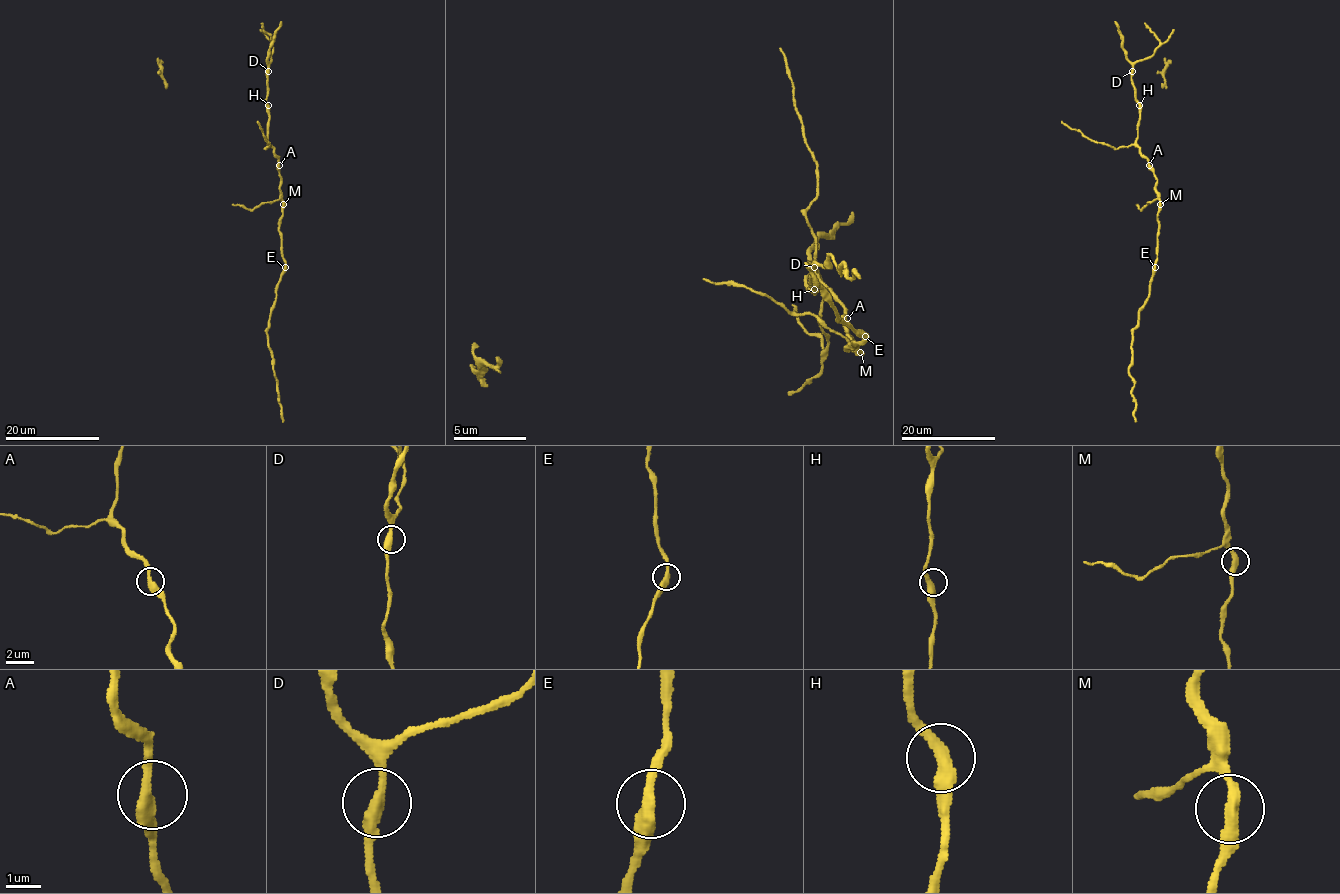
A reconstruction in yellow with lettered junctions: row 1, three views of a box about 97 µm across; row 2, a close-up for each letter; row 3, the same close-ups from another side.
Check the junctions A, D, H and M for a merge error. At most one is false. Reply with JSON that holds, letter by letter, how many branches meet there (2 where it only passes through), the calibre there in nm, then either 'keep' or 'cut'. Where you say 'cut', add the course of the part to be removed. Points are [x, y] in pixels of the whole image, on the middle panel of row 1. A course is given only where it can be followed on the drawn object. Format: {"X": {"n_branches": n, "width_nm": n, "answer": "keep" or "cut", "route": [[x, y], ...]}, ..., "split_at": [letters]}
{"A": {"n_branches": 2, "width_nm": 360, "answer": "keep"}, "D": {"n_branches": 2, "width_nm": 360, "answer": "keep"}, "H": {"n_branches": 2, "width_nm": 400, "answer": "keep"}, "M": {"n_branches": 2, "width_nm": 360, "answer": "keep"}, "split_at": []}

